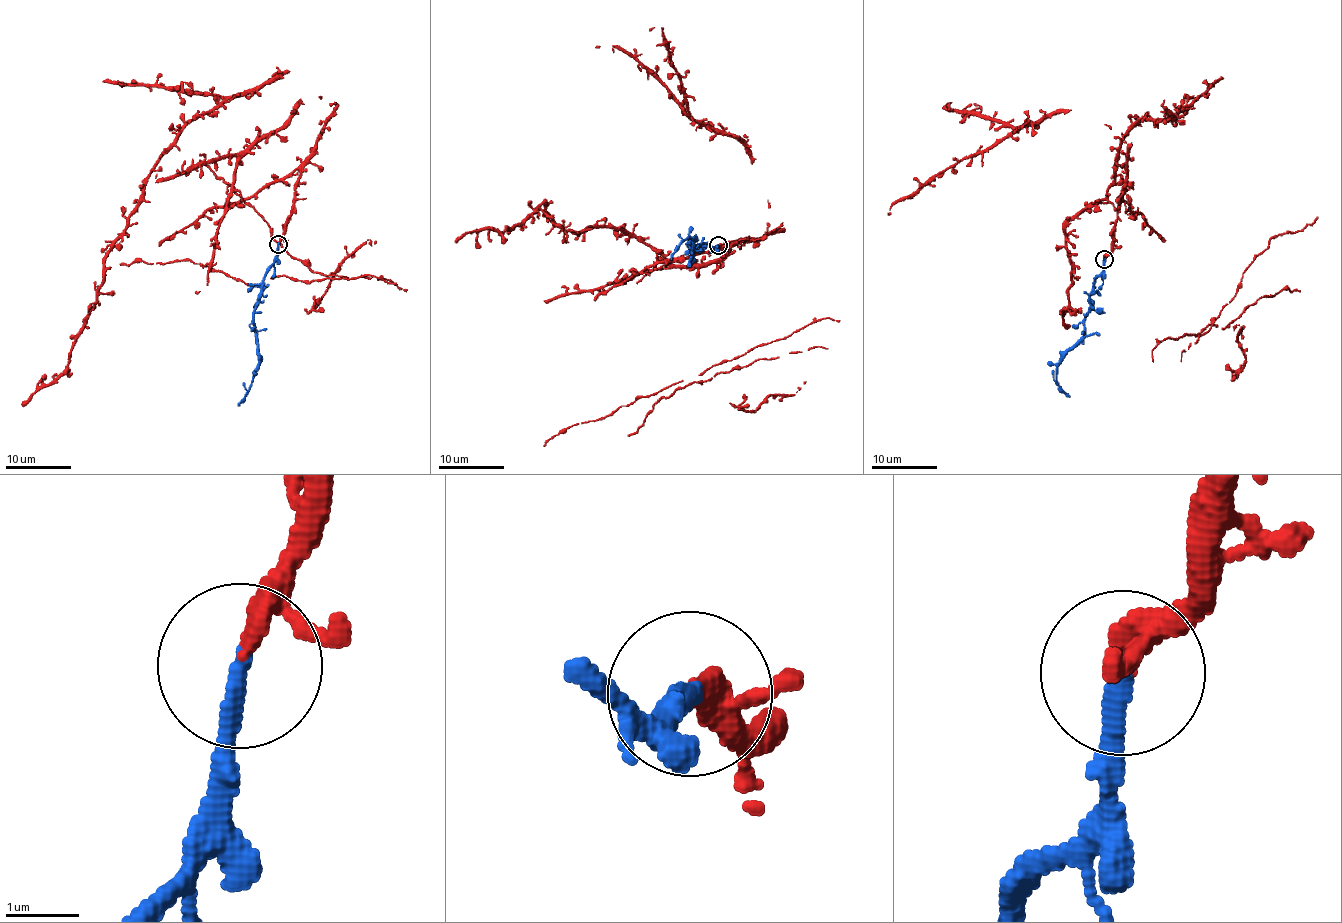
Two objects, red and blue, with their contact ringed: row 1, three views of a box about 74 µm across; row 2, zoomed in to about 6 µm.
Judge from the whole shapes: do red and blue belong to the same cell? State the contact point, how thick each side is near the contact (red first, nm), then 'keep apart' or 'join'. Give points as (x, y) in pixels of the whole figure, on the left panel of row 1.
place (278, 244); calibres 240 and 240 nm; join

